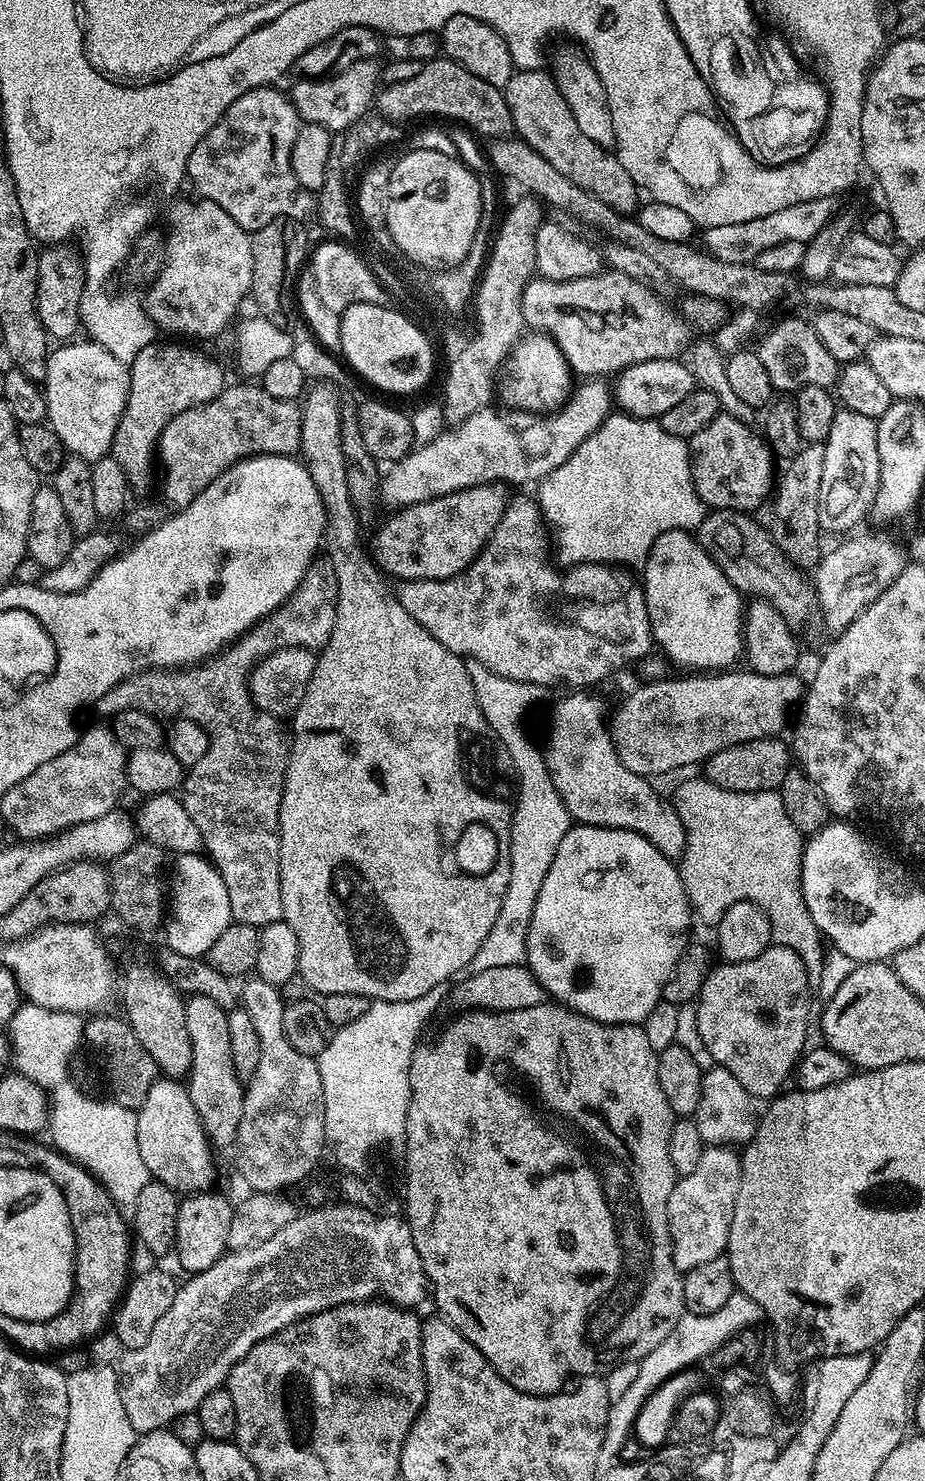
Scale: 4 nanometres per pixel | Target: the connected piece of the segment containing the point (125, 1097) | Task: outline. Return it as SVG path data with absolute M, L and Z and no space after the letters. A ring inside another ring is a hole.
M104 1014L93 1015L85 1023L83 1043L86 1048L88 1044L105 1082L108 1083L107 1095L122 1106L139 1110L142 1102L146 1102L146 1094L150 1094L150 1086L158 1079L154 1058L146 1054L142 1042L138 1042L138 1034L134 1034L127 1019L100 1015Z

